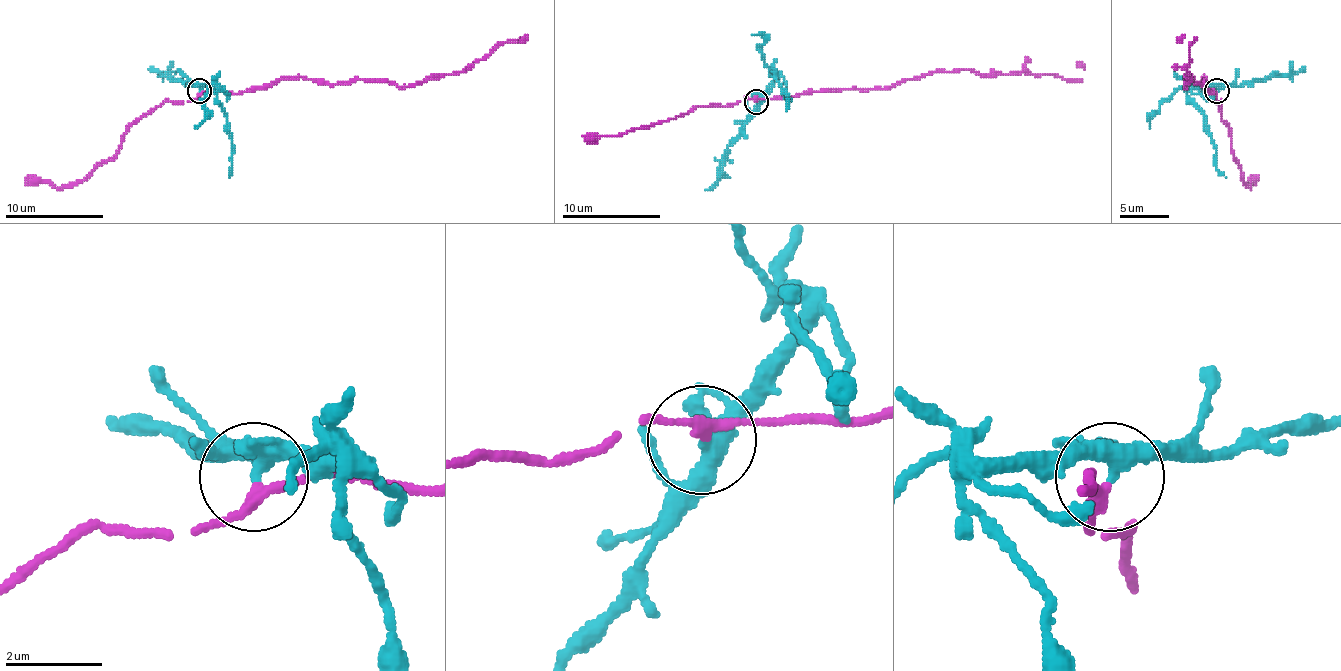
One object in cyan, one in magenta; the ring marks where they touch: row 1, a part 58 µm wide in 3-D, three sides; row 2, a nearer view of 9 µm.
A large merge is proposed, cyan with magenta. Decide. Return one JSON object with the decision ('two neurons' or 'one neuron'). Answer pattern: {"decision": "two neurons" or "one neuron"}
{"decision": "two neurons"}

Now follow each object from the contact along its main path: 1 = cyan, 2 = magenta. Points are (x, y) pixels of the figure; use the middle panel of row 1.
1: (757, 101), (771, 81), (774, 72), (789, 101), (786, 111)
2: (757, 101), (895, 86), (971, 69), (1082, 79), (1077, 62)

